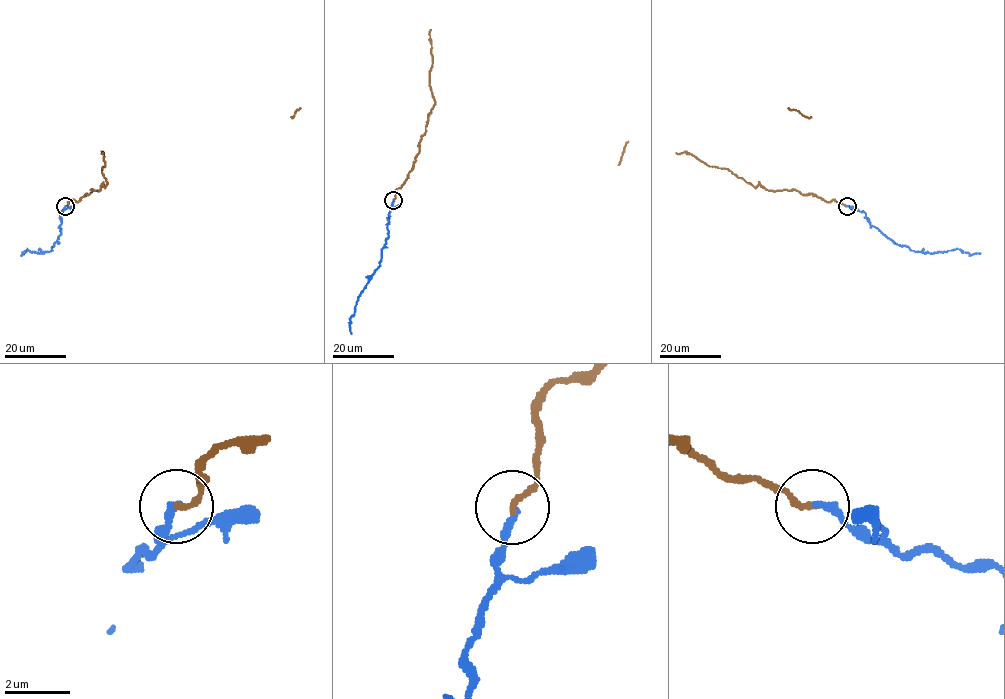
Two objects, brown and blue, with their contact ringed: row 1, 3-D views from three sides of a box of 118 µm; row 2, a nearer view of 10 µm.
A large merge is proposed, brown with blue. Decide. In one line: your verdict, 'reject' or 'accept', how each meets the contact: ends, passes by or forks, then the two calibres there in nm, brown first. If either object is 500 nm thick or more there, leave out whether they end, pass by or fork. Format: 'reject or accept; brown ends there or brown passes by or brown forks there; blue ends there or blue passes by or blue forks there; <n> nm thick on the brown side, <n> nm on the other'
accept; brown ends there; blue ends there; 200 nm thick on the brown side, 220 nm on the other

